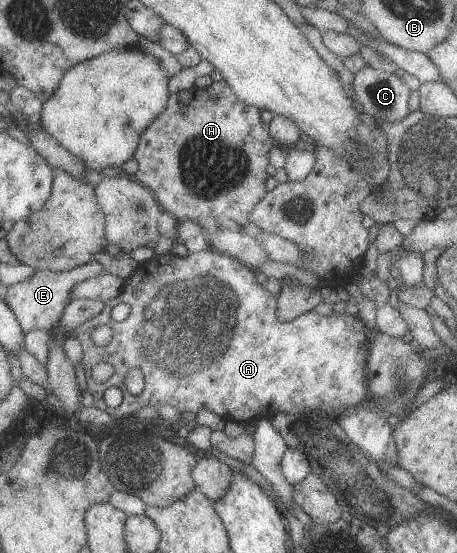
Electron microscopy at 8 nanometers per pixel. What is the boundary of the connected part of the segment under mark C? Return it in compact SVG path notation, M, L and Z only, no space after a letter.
M364 66L355 76L358 108L369 120L400 122L411 114L408 102L411 90L394 73Z

